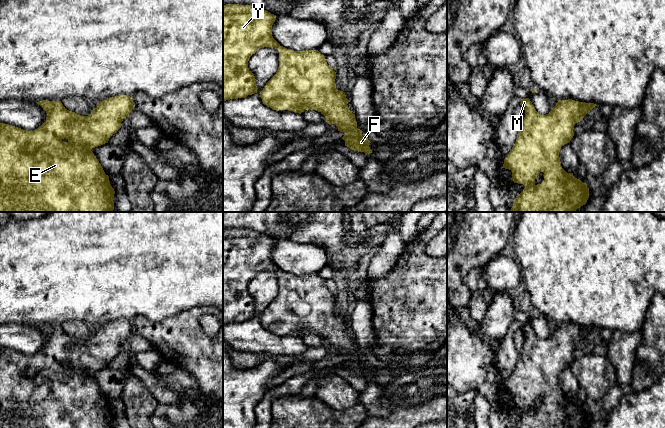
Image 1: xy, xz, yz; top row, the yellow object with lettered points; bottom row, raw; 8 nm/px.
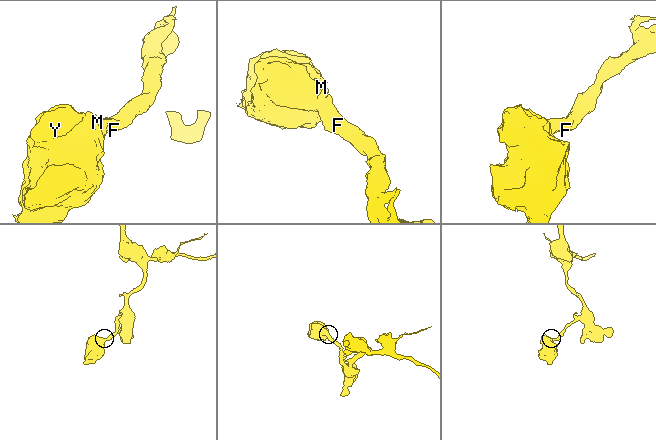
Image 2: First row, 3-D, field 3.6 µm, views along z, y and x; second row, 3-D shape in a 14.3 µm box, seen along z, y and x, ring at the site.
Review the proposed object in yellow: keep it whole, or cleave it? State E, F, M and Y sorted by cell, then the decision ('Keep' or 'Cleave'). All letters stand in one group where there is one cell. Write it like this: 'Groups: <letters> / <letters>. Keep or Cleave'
Groups: E F M Y. Keep

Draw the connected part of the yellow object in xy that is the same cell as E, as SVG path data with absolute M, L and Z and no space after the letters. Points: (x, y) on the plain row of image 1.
M129 319L109 321L100 325L98 330L91 334L88 340L81 340L67 334L61 325L43 324L36 327L47 337L46 345L37 353L27 355L12 349L0 347L0 428L114 428L115 415L110 408L109 400L105 398L91 373L108 367L109 362L121 352L120 349L123 343L128 341L134 333L133 322Z

